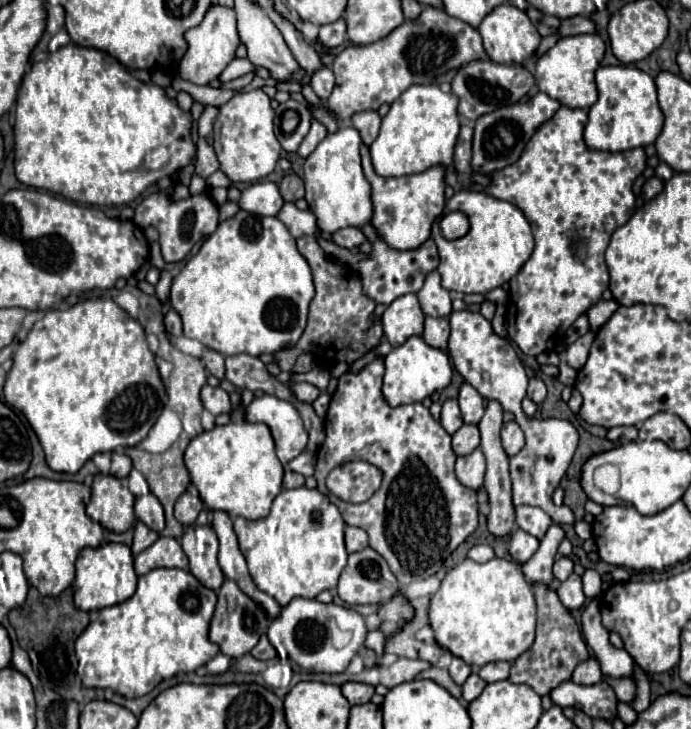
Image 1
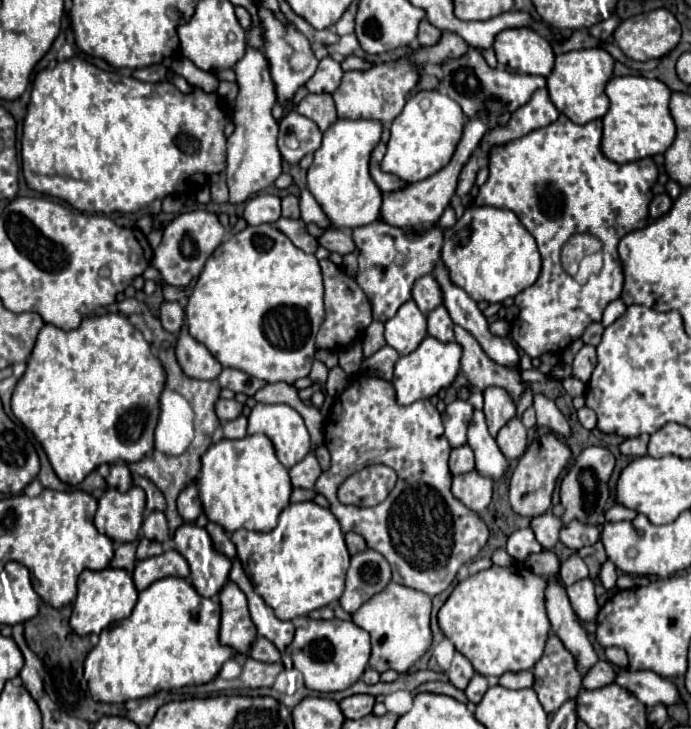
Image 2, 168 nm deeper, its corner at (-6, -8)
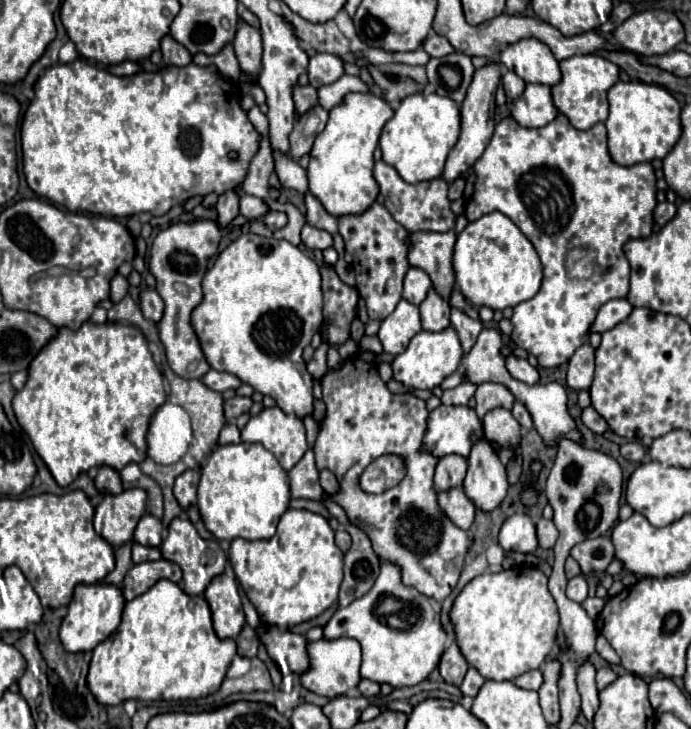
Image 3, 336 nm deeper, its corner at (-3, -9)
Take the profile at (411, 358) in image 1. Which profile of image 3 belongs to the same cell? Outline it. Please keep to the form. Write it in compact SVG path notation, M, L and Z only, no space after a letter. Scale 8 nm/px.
M452 326L444 328L442 332L422 330L410 340L408 348L402 354L398 354L396 360L392 362L394 380L402 382L404 386L412 386L412 388L420 388L420 390L432 390L432 388L440 386L440 382L458 368L462 354L464 352L462 352L458 334Z

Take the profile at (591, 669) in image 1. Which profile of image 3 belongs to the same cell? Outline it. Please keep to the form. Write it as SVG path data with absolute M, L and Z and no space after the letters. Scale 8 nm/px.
M604 666L596 672L596 684L598 684L598 690L604 690L608 684L612 684L614 680L618 678L618 674L610 668L610 666Z

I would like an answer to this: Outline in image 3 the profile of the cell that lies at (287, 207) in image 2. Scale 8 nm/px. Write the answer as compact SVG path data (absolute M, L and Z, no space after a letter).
M268 212L268 214L262 218L262 222L264 222L270 230L280 230L280 228L284 228L284 226L288 224L288 218L286 218L284 212Z

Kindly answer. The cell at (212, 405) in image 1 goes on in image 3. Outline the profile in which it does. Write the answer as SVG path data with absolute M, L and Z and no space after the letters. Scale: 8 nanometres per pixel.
M234 396L230 400L226 400L226 418L228 422L234 422L242 412L248 412L252 406L252 398L244 398L244 396Z

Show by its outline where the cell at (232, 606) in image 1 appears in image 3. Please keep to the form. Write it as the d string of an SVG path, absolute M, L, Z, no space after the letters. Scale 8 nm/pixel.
M214 576L204 590L204 598L210 606L216 634L220 638L236 638L244 626L244 612L234 576Z

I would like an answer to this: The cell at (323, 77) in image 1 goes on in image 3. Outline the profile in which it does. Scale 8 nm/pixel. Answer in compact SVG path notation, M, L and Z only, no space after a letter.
M320 52L310 58L308 62L308 78L314 88L320 88L324 84L336 82L344 74L344 62L336 54Z

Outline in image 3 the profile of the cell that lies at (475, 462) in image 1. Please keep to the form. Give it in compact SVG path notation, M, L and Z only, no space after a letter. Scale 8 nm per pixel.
M452 488L448 492L440 492L438 506L462 530L468 530L476 516L476 508L468 500L468 496L464 496L462 488Z

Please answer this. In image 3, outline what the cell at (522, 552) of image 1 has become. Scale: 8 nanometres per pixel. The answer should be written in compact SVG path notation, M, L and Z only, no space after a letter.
M528 514L510 516L502 524L498 540L504 550L512 550L520 554L534 554L538 550L536 526Z

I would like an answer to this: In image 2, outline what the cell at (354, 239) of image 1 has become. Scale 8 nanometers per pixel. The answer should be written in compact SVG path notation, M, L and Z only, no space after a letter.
M327 229L323 237L319 239L319 245L323 245L329 251L335 251L339 255L347 255L355 251L355 241L351 239L349 231L343 229Z

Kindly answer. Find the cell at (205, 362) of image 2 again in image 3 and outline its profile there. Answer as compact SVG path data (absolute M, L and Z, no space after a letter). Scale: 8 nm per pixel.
M196 220L192 224L178 222L170 228L162 230L150 248L148 268L156 278L156 292L164 300L164 314L158 322L160 342L166 348L168 364L170 368L184 378L202 378L210 366L202 354L198 336L194 332L194 326L190 322L192 310L202 302L202 278L208 270L210 258L218 250L218 242L222 238L222 232L218 230L216 222L212 220Z

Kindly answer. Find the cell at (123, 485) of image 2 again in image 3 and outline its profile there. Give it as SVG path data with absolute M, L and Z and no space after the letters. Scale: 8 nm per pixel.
M108 466L98 468L94 484L96 484L98 492L102 492L102 494L120 494L122 492L122 480L120 480L118 472Z

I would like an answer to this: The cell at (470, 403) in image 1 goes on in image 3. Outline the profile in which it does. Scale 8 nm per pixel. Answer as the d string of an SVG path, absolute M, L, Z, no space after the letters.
M480 440L474 444L462 488L470 502L482 512L492 512L502 504L508 492L506 466L492 450L488 440Z

